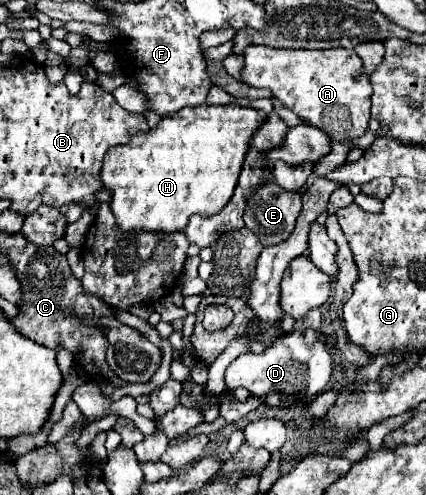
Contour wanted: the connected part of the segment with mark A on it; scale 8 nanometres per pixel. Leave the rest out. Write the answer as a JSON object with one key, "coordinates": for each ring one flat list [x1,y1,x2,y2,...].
{"coordinates":[[248,46,244,50,242,82,254,88,270,88,296,116,324,130,332,142,360,138,368,130,372,84,354,50,284,50,272,46]]}

